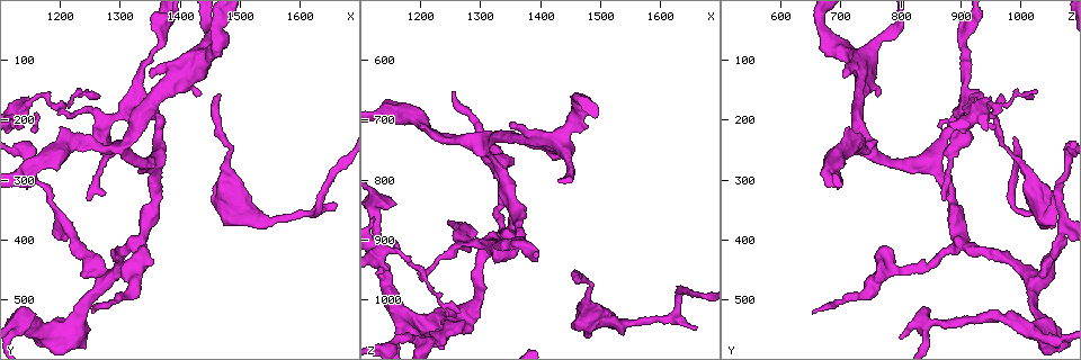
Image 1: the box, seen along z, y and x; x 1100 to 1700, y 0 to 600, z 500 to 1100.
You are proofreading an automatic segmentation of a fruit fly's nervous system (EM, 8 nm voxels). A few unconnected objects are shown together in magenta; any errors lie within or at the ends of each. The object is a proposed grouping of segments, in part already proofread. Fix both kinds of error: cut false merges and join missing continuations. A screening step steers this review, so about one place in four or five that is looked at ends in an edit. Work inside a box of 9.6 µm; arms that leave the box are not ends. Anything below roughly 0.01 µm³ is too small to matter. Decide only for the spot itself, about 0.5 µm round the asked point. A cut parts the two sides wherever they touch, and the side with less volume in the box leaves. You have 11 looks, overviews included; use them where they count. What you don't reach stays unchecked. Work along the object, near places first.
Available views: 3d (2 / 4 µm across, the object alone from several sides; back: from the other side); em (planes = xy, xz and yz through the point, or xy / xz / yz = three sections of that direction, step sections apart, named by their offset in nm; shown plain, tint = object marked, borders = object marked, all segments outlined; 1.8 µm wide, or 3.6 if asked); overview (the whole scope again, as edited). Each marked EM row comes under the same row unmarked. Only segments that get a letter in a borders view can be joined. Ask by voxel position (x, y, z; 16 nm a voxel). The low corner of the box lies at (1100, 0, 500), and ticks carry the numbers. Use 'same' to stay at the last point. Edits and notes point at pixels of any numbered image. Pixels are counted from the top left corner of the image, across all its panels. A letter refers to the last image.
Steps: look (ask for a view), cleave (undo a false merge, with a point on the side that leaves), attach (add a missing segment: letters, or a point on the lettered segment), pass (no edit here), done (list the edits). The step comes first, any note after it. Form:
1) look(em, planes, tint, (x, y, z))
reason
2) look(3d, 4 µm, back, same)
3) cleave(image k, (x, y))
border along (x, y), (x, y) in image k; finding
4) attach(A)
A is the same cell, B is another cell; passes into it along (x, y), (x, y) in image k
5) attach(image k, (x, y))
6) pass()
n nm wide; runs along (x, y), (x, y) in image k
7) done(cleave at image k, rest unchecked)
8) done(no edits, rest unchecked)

look(3d, 4 µm, back, (1260, 525, 655))
free end

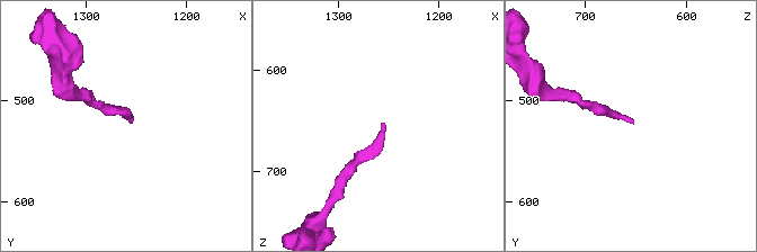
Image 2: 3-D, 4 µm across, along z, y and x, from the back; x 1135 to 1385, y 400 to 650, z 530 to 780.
look(em, xz, step 16, borders, (1258, 522, 650))

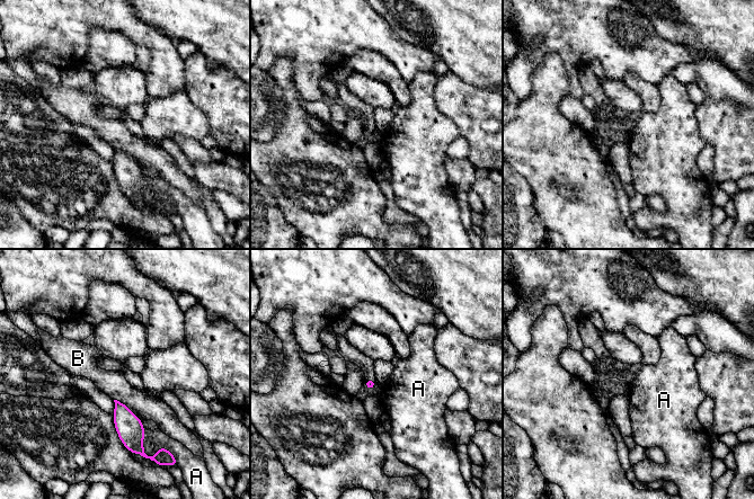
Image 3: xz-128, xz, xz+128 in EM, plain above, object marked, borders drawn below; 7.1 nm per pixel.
pass()
A and B are other cells; border along (114, 399), (123, 402), (141, 420) in image 3; no lettered segment goes on from it

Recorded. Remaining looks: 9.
look(3d, 2 µm, (1470, 370, 1055))
an open end

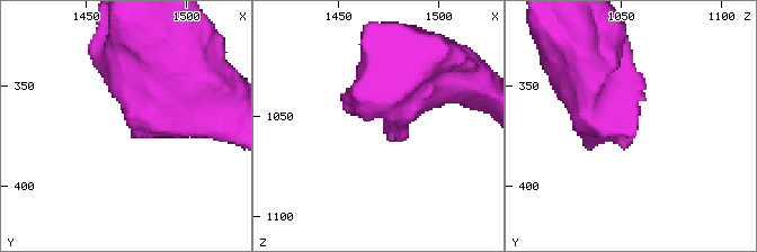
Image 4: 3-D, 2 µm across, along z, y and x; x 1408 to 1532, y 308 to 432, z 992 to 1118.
look(em, xz, step 4, borders, (1474, 373, 1055))
shape alone is not enough

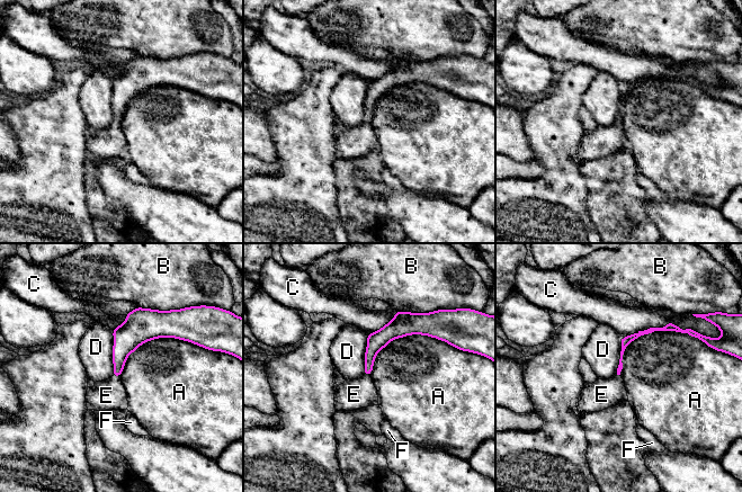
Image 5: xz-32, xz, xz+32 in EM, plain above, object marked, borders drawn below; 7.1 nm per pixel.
attach(E)
E is the same cell, A, B, C, D and F are other cells; the neuron continues

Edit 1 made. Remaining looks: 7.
look(em, 3.6 µm, xy, step 8, tint, (1465, 160, 970))
an open end

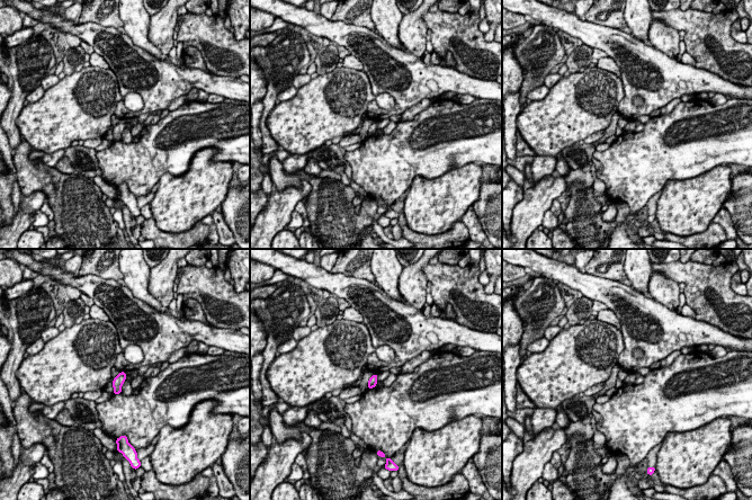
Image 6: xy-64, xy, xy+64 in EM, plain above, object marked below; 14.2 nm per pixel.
look(em, 3.6 µm, planes, borders, same)

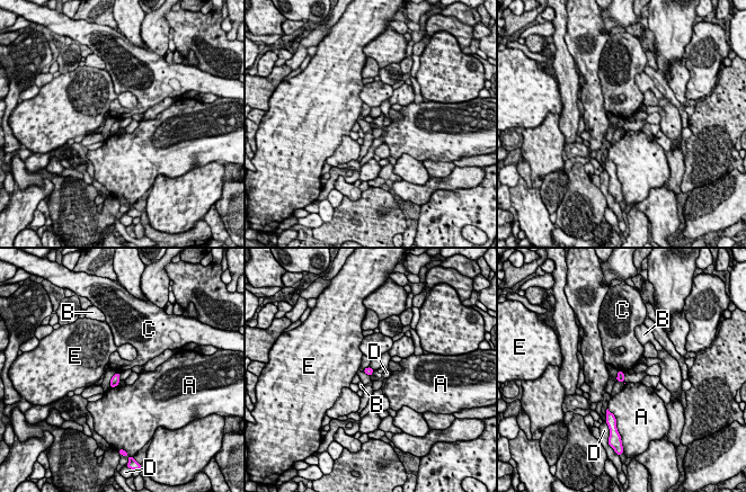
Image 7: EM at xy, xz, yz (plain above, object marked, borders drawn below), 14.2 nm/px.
pass()
A, B, C, D and E are other cells; border along (618, 369), (623, 373) in image 7; none of them fits

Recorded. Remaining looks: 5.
look(em, xy, step 4, tint, (1200, 225, 705))
branch stops here

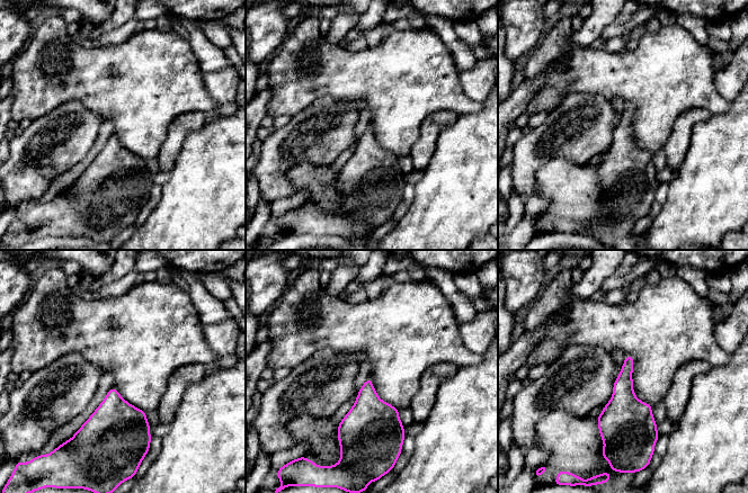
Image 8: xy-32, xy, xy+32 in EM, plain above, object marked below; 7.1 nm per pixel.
look(em, planes, borders, same)
another direction

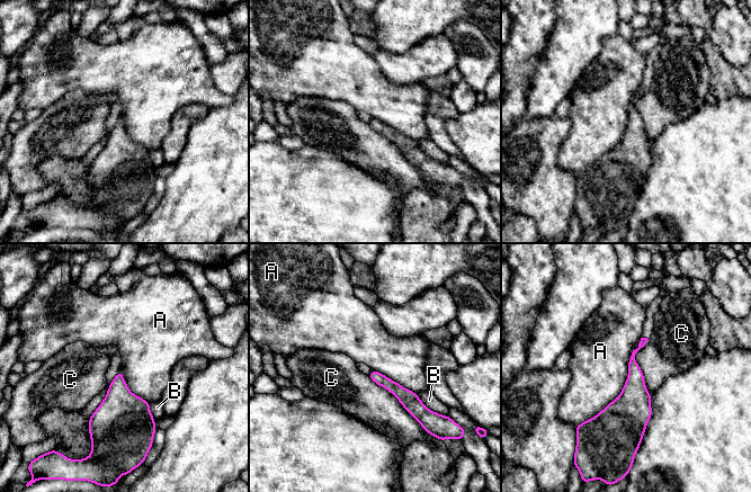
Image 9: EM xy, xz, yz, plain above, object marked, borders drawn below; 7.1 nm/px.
pass()
A, B and C are other cells; border along (631, 356), (623, 390), (575, 426) in image 9; none of them fits

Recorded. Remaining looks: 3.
look(3d, 2 µm, (1250, 335, 870))
branch stops here

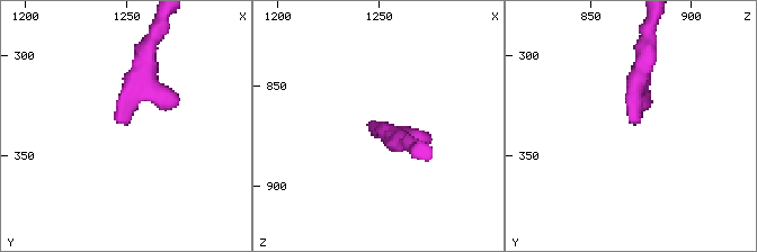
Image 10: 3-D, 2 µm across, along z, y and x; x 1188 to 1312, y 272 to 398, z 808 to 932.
look(em, planes, borders, (1250, 334, 871))

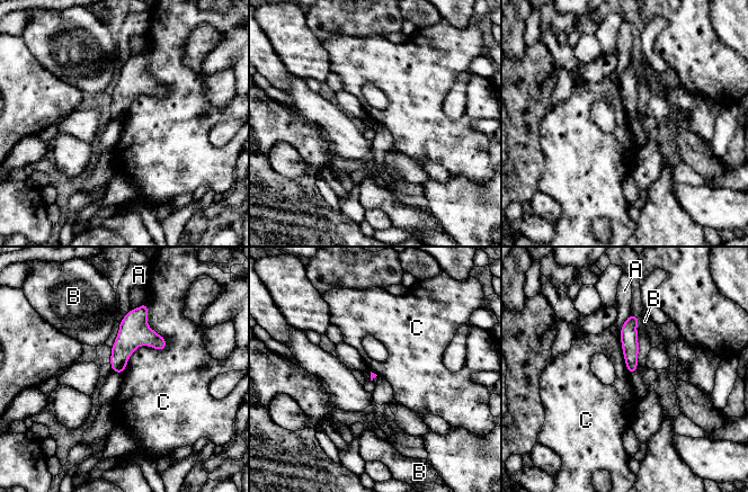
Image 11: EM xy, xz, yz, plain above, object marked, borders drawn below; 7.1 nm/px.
pass()
C touches over 550 nm; A, B and C are other cells; runs along (632, 318), (630, 324), (630, 368) in image 11; none of them fits

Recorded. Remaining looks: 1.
done(attach at image 5, rest unchecked)

